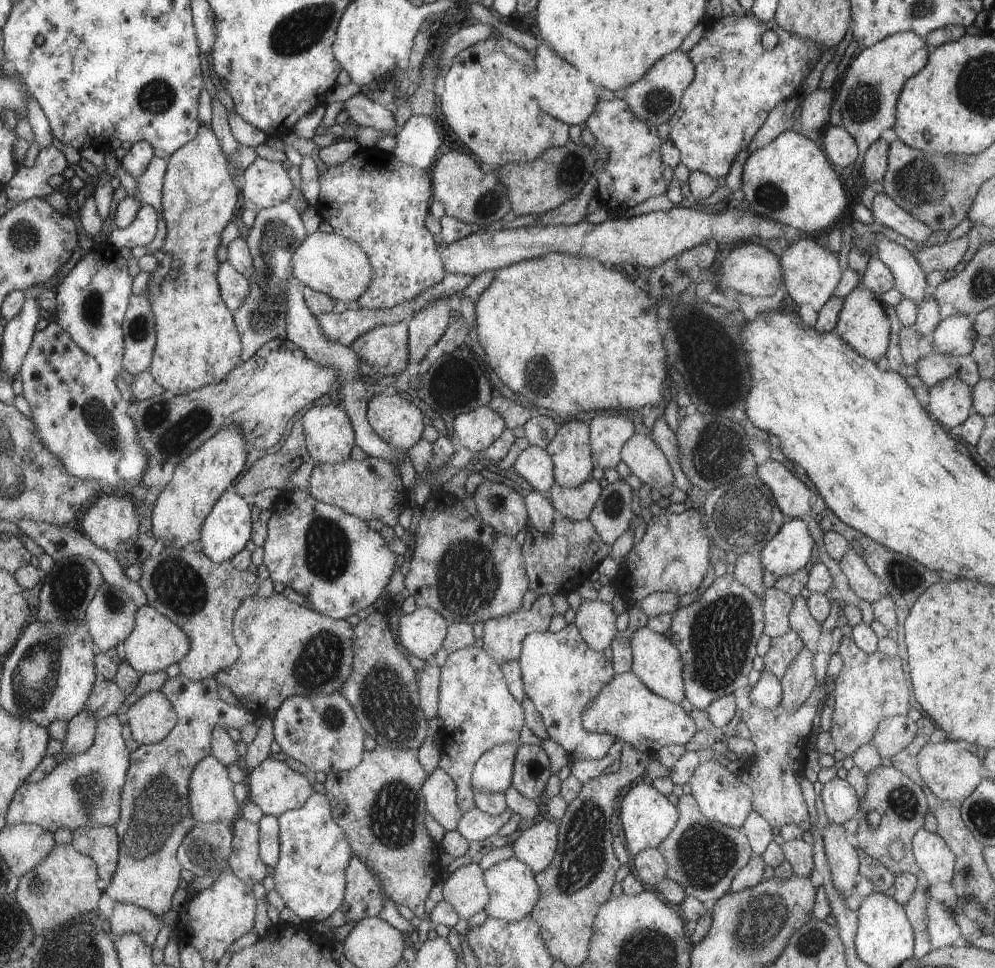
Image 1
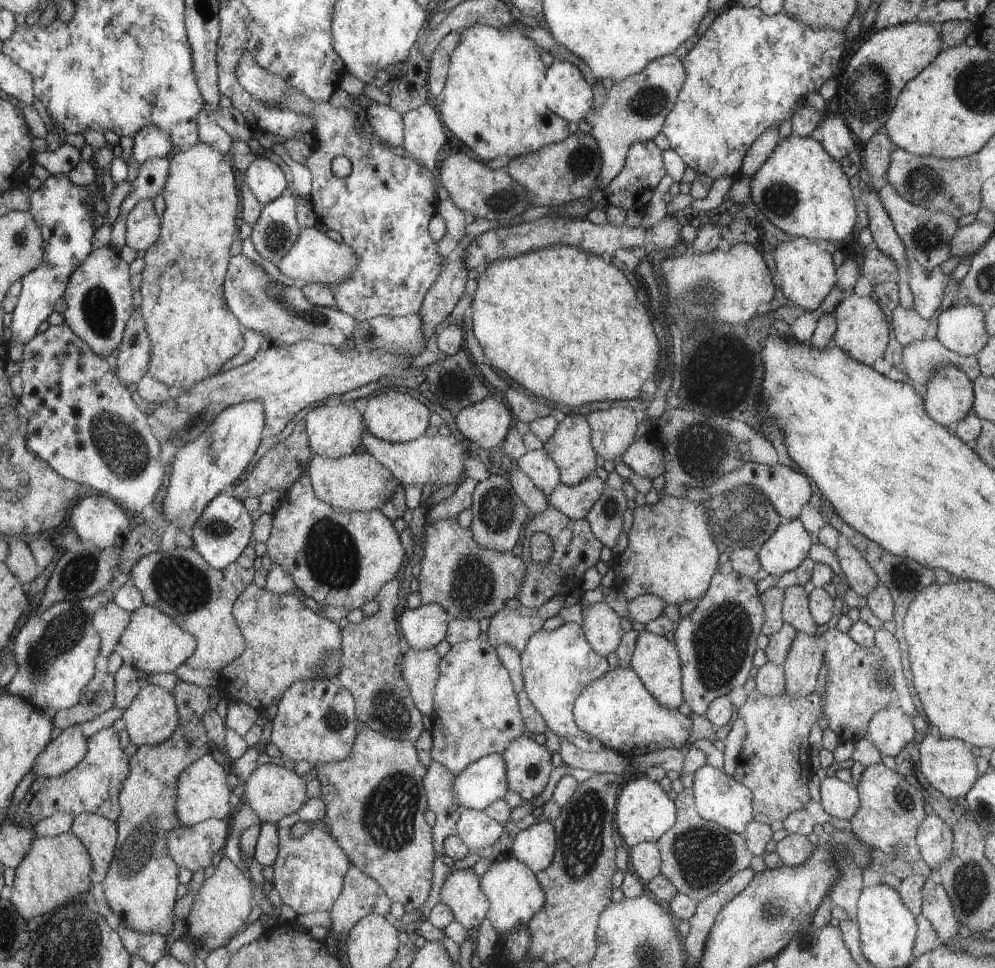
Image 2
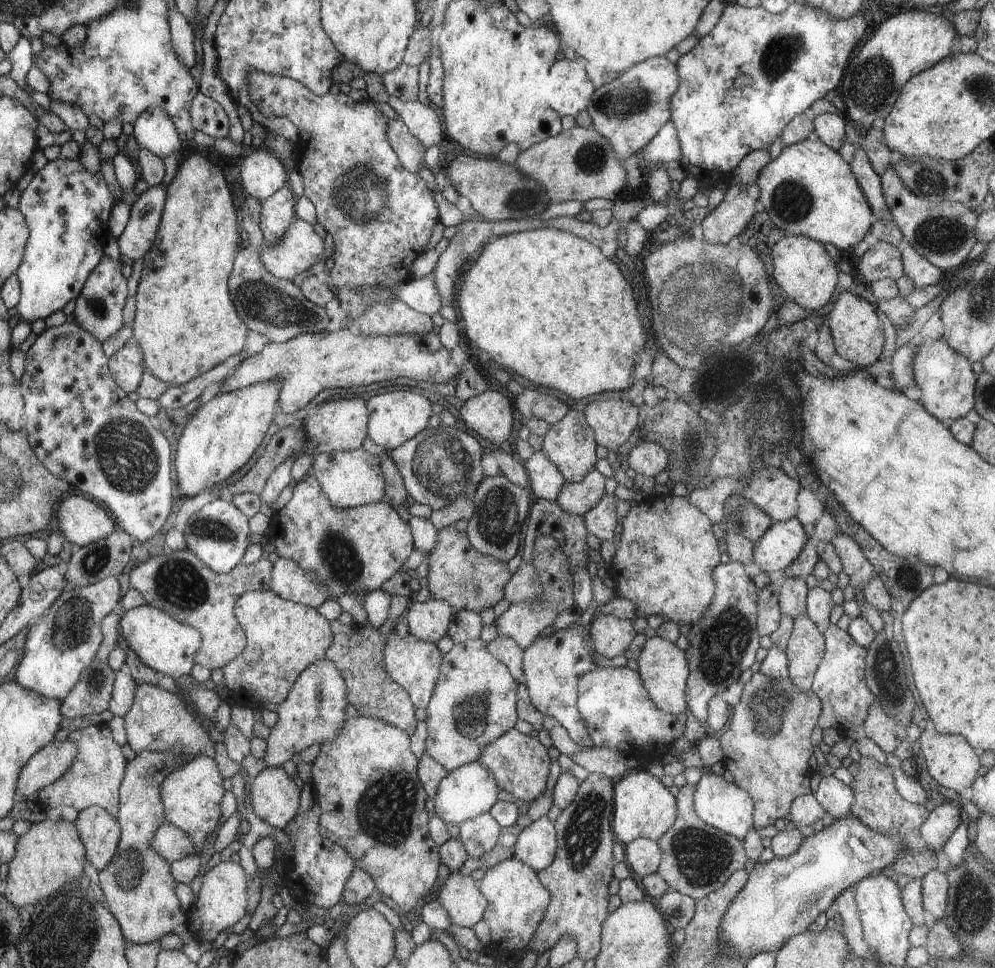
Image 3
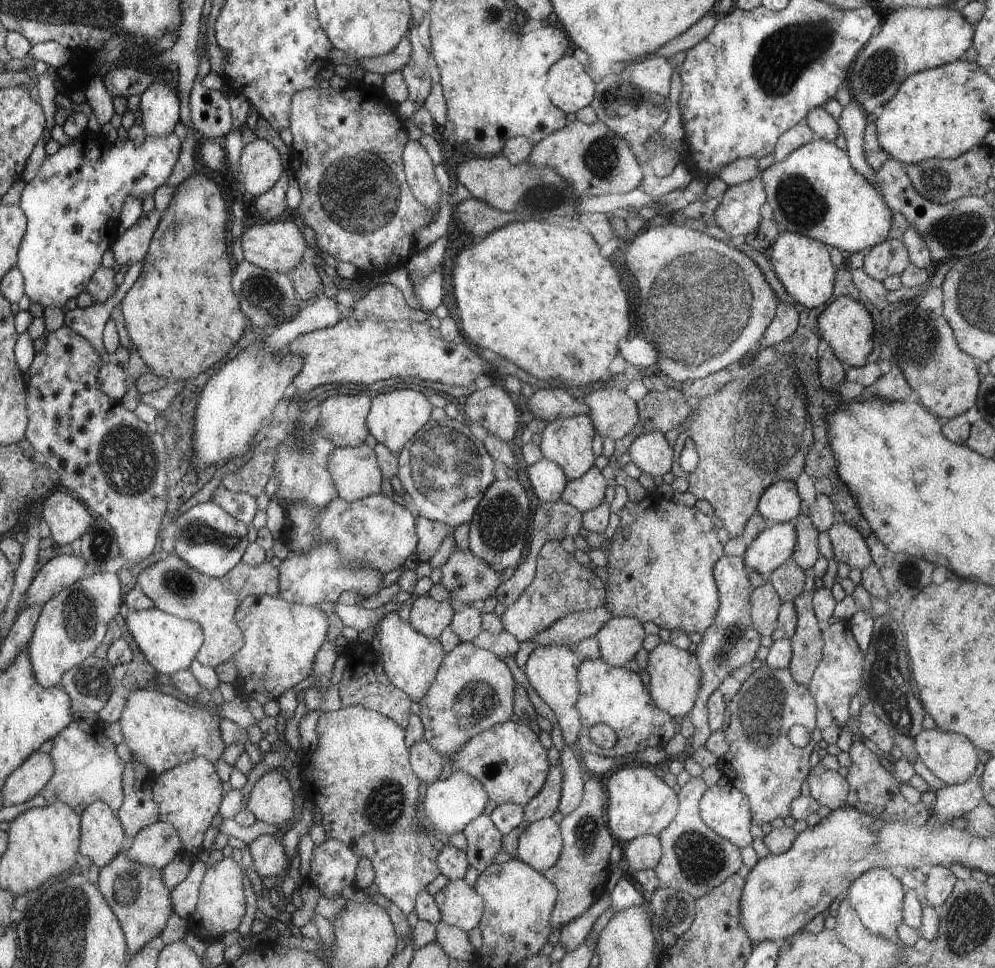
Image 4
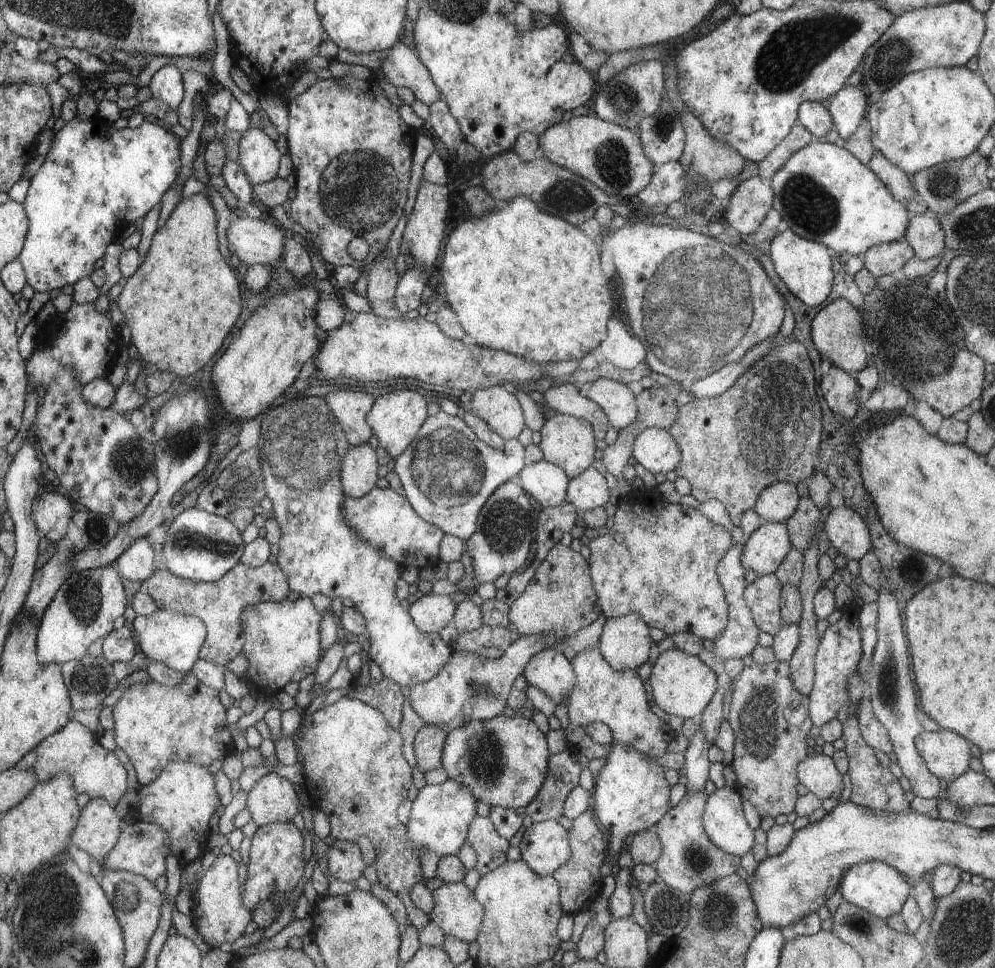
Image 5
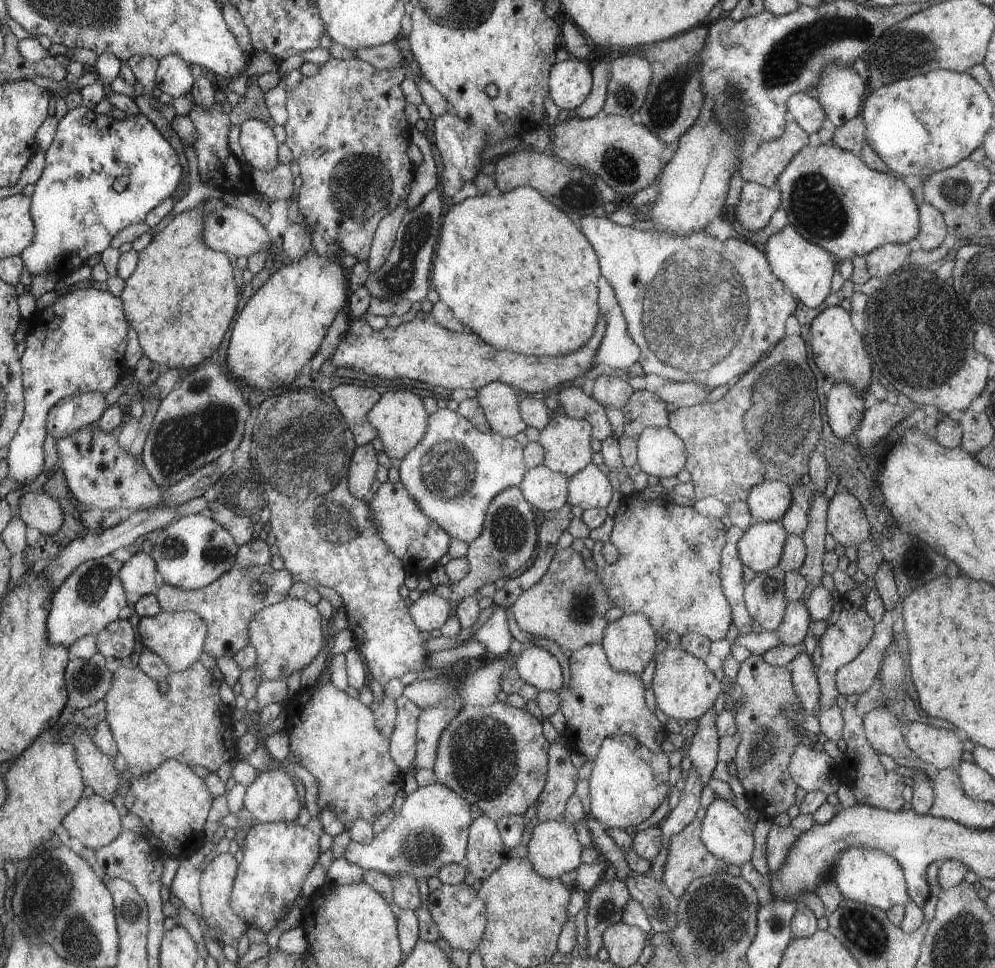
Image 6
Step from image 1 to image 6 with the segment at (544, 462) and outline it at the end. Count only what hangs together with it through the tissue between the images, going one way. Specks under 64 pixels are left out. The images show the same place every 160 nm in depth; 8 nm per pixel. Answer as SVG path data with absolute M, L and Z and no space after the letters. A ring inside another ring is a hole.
M544 464L526 470L525 478L519 487L524 498L542 512L553 512L566 505L568 477L550 470L550 467Z

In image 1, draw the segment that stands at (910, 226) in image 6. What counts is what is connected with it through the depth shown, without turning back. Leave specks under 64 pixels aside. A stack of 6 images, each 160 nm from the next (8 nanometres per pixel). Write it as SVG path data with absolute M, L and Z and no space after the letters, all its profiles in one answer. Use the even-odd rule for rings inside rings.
M799 130L782 133L770 145L751 152L744 163L741 188L745 194L746 206L756 214L770 217L787 227L798 228L806 234L813 235L816 232L819 235L829 232L835 226L841 226L844 222L840 221L840 218L848 208L848 196L828 159L824 156L824 152Z

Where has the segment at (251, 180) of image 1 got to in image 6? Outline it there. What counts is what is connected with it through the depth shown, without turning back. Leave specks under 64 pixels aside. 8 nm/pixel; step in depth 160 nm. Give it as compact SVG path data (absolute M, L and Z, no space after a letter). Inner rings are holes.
M246 119L241 125L239 137L245 164L253 169L270 172L278 162L278 142L272 127L256 119Z

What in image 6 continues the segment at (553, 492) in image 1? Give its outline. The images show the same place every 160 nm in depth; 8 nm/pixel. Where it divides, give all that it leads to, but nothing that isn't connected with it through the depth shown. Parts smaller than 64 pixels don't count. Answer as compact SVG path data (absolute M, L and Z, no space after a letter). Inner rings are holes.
M590 463L580 473L570 477L569 501L571 506L580 506L586 509L604 509L612 498L612 484L608 476Z

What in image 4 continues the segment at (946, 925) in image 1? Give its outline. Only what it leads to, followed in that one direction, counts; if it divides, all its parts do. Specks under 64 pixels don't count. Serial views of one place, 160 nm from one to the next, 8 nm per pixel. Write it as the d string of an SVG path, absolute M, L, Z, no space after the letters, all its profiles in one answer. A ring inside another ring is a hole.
M934 865L926 869L926 902L928 906L940 906L950 896L957 878L949 867Z

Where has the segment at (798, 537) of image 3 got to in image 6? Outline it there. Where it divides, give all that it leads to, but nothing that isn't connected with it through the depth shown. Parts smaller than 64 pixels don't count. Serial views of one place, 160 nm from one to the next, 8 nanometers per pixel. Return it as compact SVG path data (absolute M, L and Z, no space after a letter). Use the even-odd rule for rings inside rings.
M756 521L741 538L737 549L741 561L754 572L773 569L781 562L789 534L781 521Z

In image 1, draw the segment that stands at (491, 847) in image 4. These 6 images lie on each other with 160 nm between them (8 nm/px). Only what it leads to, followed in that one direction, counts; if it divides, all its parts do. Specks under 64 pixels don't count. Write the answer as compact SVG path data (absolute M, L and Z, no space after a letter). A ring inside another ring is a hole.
M475 806L471 811L461 815L457 829L469 842L481 841L496 835L498 830L512 818L514 813L512 809L507 808L502 814L492 816L482 812Z

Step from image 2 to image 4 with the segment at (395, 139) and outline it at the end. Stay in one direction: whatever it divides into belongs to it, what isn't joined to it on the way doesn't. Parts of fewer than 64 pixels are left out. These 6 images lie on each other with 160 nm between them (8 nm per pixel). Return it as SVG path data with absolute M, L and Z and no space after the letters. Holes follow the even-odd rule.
M410 139L405 146L404 154L402 156L405 174L408 176L408 181L413 195L422 203L427 209L433 212L433 221L438 218L439 200L444 193L441 189L440 183L435 175L435 166L432 163L432 158L428 155L426 148L420 144L418 140Z

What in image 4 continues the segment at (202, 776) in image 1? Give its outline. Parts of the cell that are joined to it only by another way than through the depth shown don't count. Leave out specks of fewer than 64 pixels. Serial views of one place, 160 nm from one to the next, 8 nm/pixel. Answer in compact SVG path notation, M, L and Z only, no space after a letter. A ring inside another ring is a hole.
M204 757L183 762L153 778L153 798L160 807L159 820L176 827L182 844L186 845L186 852L192 856L206 854L205 832L218 814L222 794L224 790L216 768L210 759Z

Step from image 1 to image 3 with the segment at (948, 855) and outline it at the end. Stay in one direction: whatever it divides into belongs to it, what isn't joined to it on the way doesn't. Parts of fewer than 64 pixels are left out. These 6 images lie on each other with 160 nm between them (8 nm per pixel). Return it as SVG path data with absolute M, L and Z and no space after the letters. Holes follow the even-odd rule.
M944 800L944 804L936 806L922 823L920 832L928 849L935 853L944 848L945 842L954 834L954 830L960 826L960 806L958 801Z

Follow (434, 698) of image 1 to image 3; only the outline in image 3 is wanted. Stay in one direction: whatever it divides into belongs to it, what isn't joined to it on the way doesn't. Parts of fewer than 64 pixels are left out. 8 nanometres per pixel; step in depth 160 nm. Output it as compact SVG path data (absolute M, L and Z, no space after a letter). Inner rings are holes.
M392 630L385 648L385 667L393 677L394 682L401 684L409 691L410 698L416 708L426 710L436 686L439 670L442 664L443 654L437 647L437 643L427 643L417 639L414 635L401 638L396 630Z

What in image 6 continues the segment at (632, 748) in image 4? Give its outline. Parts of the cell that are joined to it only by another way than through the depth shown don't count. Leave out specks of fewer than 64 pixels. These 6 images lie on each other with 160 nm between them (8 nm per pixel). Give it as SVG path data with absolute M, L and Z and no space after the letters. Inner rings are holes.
M600 644L585 646L574 651L569 658L570 681L568 688L558 691L559 708L566 719L567 744L571 752L584 754L587 760L594 761L606 737L628 735L638 740L642 746L661 753L662 745L668 731L648 710L644 702L644 684L640 676L634 673L615 671L608 655Z

